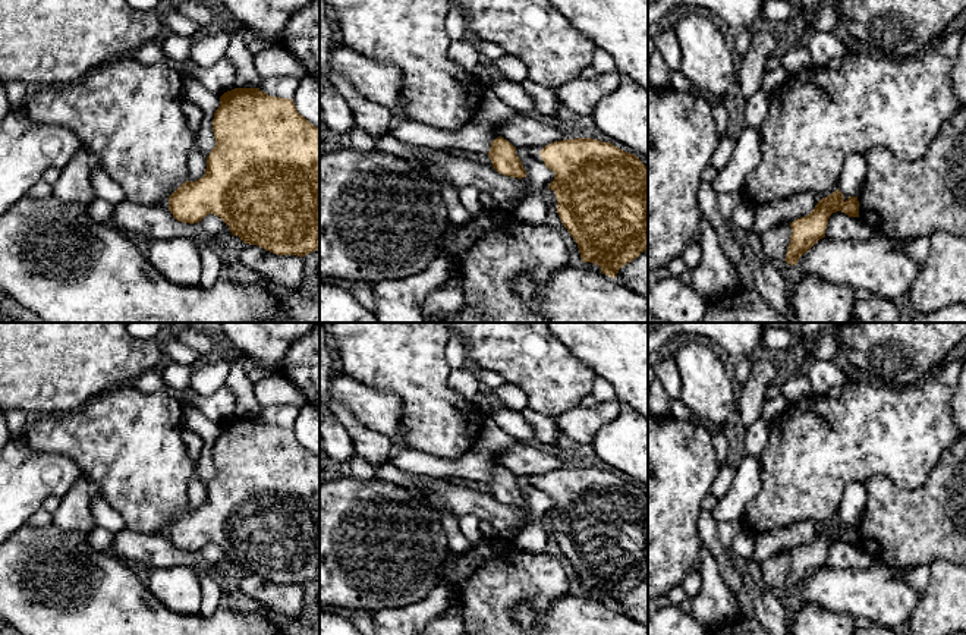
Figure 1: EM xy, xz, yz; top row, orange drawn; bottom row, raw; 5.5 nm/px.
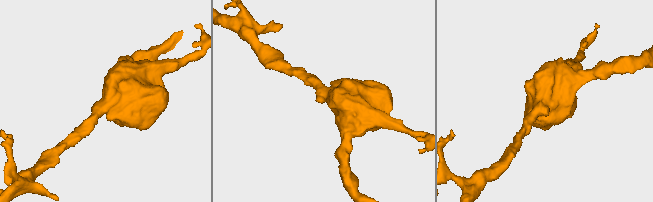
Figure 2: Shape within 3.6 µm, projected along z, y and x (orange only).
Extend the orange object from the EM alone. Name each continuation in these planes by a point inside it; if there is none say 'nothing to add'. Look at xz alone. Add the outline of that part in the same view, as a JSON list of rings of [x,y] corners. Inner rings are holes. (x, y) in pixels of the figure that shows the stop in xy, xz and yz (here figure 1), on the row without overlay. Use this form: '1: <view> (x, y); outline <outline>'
nothing to add

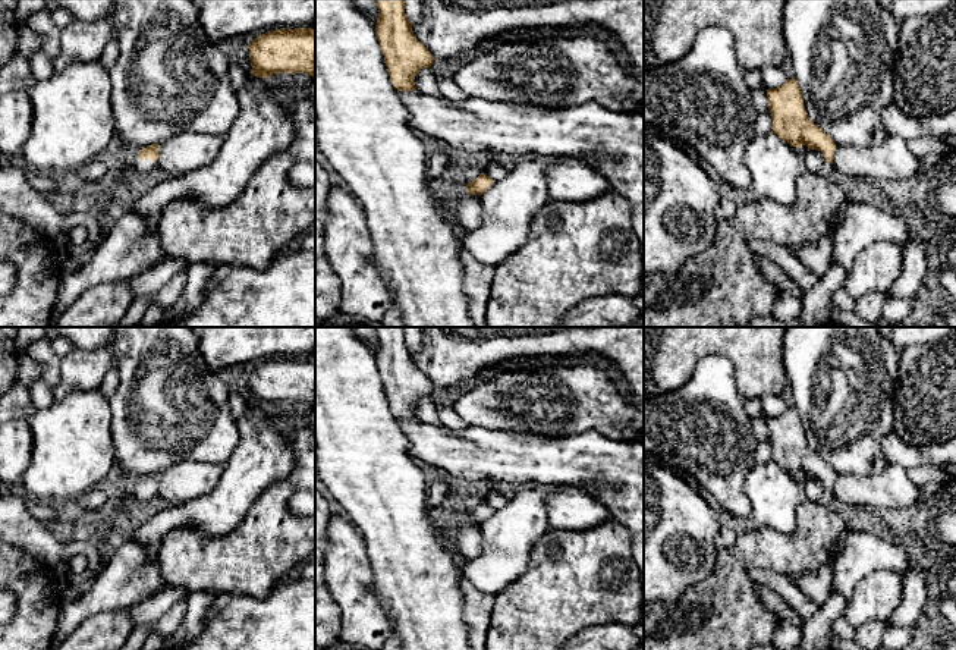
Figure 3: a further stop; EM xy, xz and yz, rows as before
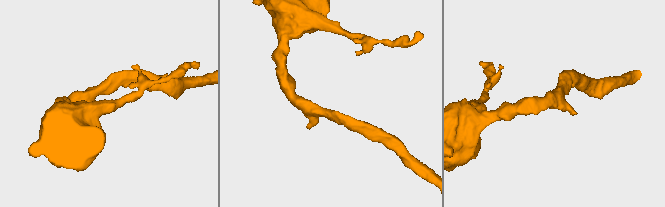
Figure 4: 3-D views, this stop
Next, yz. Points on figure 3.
nothing to add

